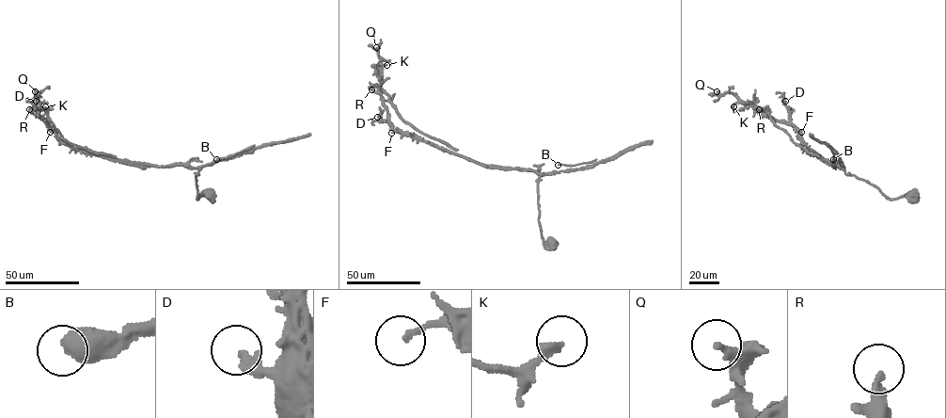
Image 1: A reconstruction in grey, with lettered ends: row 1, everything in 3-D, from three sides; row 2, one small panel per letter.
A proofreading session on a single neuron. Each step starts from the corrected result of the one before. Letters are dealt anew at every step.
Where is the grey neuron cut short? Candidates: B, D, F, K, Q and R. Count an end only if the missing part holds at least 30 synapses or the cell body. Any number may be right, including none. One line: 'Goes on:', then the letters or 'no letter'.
Goes on: no letter

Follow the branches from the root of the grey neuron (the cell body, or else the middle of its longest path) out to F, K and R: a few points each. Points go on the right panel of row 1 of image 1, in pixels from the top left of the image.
F: (913, 195), (888, 199), (875, 186), (846, 174), (843, 168), (829, 165), (805, 146), (801, 132)
K: (913, 195), (888, 199), (875, 186), (814, 154), (792, 125), (763, 114), (748, 104), (736, 102), (733, 106)
R: (913, 195), (888, 199), (843, 168), (828, 165), (805, 146), (792, 125), (759, 109)

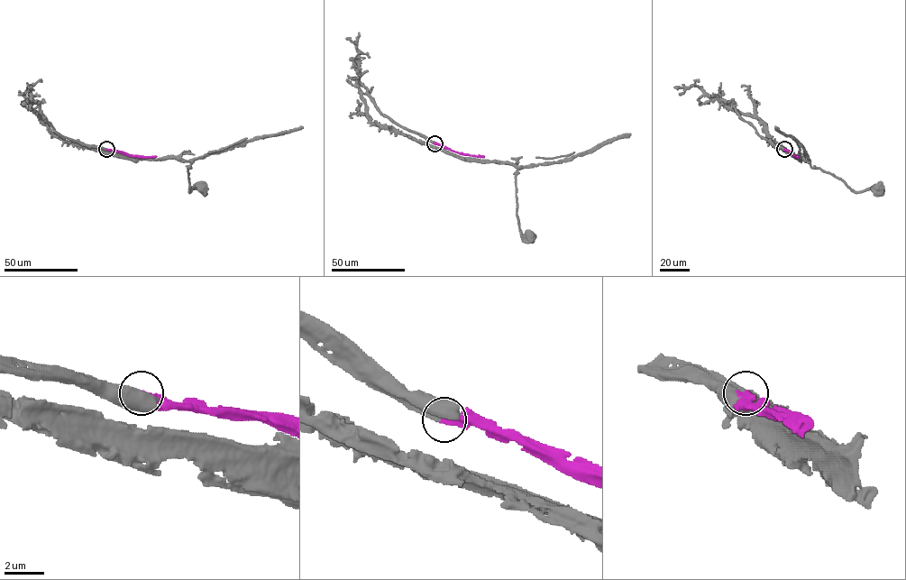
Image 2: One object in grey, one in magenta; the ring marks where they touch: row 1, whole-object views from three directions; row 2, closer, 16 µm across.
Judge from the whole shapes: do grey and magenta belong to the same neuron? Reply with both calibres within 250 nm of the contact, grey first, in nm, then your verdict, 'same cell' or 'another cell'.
calibres 650 and 420 nm; same cell

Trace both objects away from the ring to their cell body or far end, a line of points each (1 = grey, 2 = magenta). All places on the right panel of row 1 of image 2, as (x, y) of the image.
1: (784, 149), (761, 137), (735, 106), (755, 116), (782, 149), (839, 178), (854, 191), (878, 188)
2: (784, 149), (798, 156)

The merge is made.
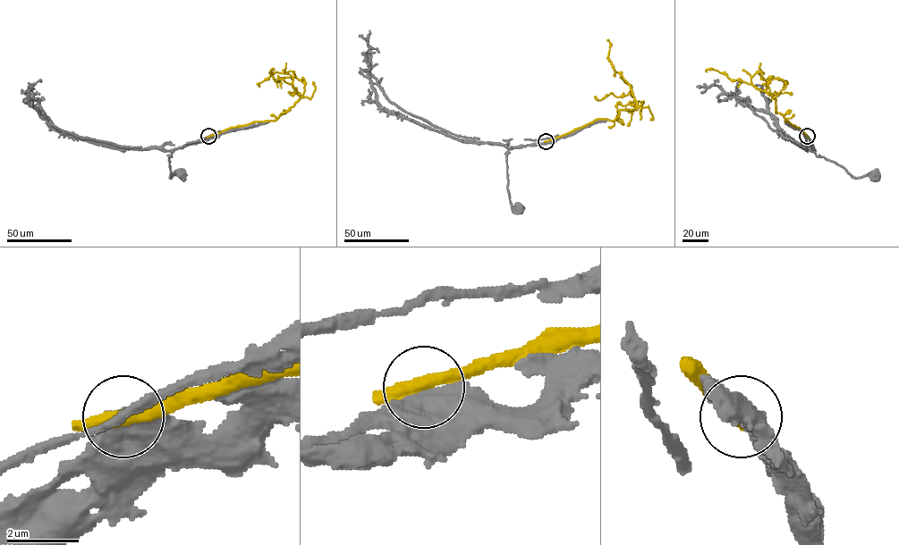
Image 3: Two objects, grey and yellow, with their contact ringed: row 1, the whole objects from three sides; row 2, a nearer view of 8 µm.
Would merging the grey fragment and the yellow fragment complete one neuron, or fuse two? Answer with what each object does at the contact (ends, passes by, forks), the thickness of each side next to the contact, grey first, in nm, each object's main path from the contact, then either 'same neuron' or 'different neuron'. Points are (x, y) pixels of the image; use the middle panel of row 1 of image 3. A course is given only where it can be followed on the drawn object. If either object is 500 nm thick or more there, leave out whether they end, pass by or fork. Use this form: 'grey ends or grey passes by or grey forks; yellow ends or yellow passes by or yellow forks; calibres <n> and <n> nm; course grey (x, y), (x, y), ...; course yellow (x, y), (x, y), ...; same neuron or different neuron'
calibres 650 and 360 nm; course grey (546, 141), (514, 146), (507, 151), (509, 200), (513, 207), (520, 208); course yellow (546, 141), (638, 108), (630, 85), (627, 95), (595, 96); different neuron

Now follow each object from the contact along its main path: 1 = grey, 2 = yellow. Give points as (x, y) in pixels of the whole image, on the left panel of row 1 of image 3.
1: (208, 136), (176, 148), (169, 156), (170, 177), (175, 173), (182, 174)
2: (208, 136), (250, 122), (275, 121), (300, 98), (292, 85), (293, 75), (291, 71), (275, 71), (257, 84)

